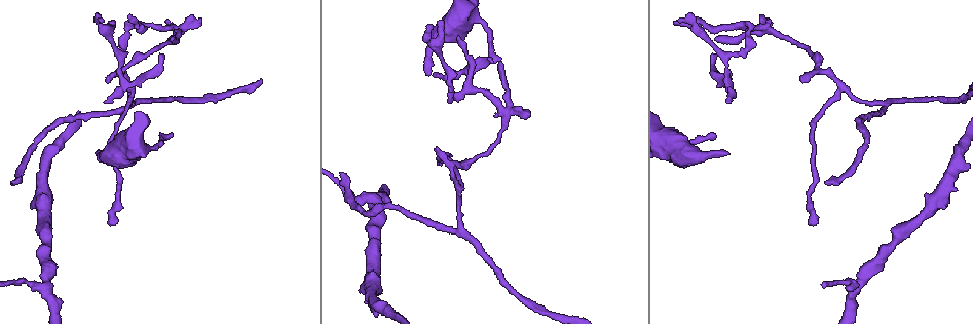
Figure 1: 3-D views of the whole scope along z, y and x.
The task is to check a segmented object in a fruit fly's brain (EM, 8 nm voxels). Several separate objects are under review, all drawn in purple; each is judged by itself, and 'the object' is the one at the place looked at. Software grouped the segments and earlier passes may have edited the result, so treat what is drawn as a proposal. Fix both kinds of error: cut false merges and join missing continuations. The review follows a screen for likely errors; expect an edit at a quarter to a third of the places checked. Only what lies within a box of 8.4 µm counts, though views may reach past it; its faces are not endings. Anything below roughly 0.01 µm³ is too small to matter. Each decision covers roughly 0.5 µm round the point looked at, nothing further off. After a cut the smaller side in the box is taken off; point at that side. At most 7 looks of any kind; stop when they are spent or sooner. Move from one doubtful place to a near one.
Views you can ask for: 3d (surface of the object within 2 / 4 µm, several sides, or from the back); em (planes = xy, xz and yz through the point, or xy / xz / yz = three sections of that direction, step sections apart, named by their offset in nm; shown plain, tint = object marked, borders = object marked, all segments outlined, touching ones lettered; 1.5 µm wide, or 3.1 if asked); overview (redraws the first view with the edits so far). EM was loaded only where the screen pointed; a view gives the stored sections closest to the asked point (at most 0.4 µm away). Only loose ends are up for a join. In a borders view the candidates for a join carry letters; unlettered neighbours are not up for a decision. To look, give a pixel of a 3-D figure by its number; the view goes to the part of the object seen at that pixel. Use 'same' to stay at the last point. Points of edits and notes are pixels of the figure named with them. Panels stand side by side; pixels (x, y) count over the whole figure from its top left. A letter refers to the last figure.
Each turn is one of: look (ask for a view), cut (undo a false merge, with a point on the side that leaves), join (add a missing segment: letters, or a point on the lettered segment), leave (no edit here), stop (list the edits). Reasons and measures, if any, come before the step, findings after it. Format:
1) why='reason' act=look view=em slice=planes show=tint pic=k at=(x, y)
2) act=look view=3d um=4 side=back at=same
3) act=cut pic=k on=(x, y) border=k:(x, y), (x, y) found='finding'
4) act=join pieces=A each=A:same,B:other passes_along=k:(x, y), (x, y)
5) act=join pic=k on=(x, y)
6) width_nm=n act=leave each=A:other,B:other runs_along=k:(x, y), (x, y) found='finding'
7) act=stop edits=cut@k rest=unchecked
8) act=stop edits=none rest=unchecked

why='an open end' act=look view=em slice=planes show=plain pic=1 at=(730, 153)

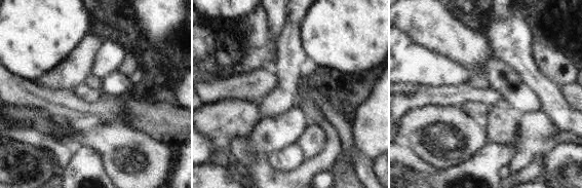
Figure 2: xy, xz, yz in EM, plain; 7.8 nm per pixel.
why='see the neighbours' act=look view=em slice=planes show=borders at=same

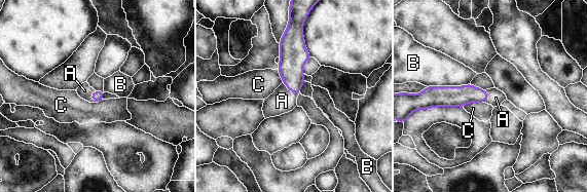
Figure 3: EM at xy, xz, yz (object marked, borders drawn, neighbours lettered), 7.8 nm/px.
act=join pieces=A each=A:same,B:other,C:other passes_along=3:(292, 60), (291, 91), (282, 101) found='the neuron continues'

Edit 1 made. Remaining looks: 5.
why='abrupt turn' act=look view=3d um=4 pic=1 at=(43, 287)

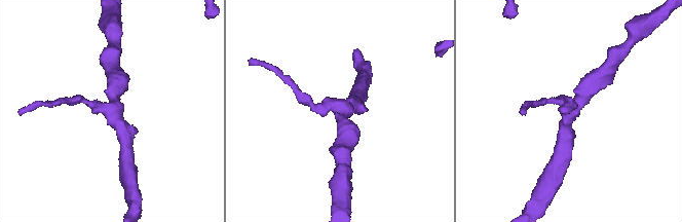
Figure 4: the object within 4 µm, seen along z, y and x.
arms=3 why='need the tissue' act=look view=em slice=planes show=borders pic=4 at=(339, 109)

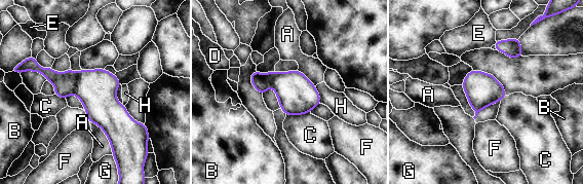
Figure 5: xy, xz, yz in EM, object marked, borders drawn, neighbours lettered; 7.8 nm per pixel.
act=cut pic=5 on=(65, 83) each=A:other,B:other,C:other,D:other,E:other,F:other,G:other,H:other border=5:(78, 74), (73, 93) found='two neurons meet here'

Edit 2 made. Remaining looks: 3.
why='see it whole again' act=look view=overview

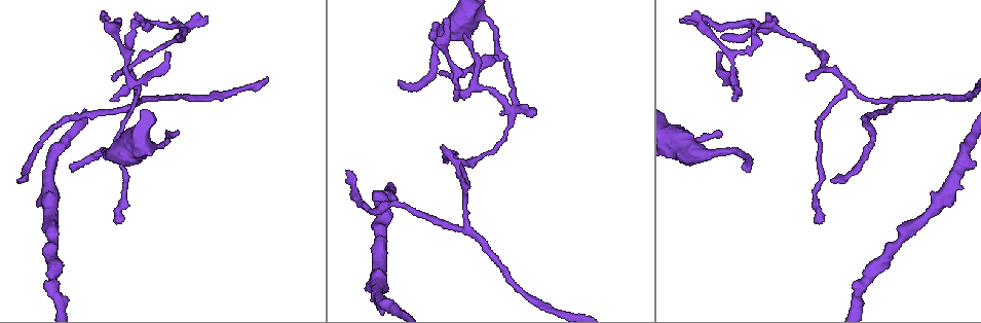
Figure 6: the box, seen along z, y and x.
why='long arm stops here' act=look view=em slice=xz step=4 show=borders pic=6 at=(831, 180)

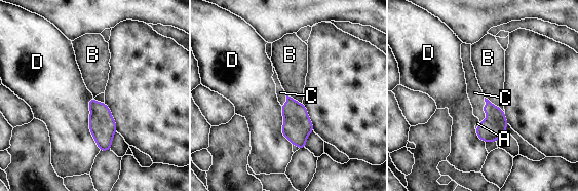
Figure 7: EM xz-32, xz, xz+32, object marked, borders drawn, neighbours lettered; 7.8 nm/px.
act=join pieces=C each=A:other,B:other,C:same,D:other found='it goes on there'

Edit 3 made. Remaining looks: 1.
act=stop edits=join@3,cut@5,join@7 rest=unchecked

